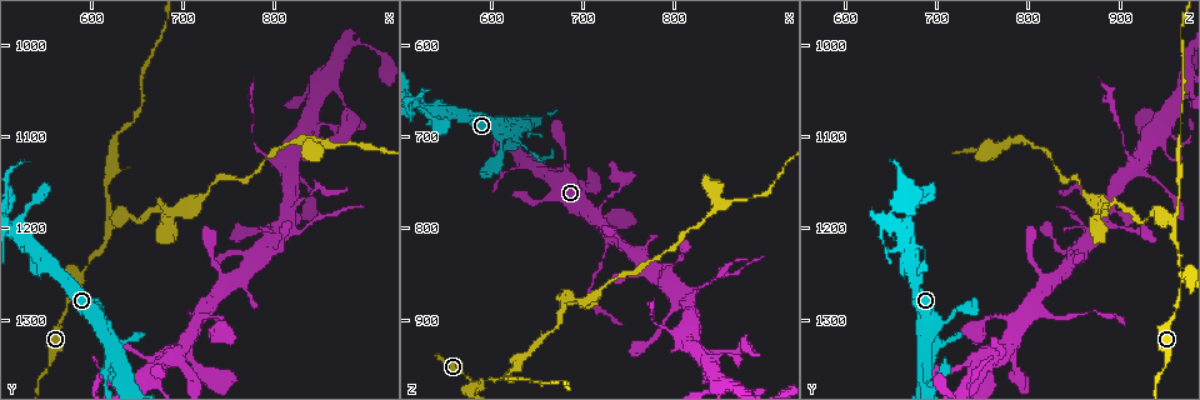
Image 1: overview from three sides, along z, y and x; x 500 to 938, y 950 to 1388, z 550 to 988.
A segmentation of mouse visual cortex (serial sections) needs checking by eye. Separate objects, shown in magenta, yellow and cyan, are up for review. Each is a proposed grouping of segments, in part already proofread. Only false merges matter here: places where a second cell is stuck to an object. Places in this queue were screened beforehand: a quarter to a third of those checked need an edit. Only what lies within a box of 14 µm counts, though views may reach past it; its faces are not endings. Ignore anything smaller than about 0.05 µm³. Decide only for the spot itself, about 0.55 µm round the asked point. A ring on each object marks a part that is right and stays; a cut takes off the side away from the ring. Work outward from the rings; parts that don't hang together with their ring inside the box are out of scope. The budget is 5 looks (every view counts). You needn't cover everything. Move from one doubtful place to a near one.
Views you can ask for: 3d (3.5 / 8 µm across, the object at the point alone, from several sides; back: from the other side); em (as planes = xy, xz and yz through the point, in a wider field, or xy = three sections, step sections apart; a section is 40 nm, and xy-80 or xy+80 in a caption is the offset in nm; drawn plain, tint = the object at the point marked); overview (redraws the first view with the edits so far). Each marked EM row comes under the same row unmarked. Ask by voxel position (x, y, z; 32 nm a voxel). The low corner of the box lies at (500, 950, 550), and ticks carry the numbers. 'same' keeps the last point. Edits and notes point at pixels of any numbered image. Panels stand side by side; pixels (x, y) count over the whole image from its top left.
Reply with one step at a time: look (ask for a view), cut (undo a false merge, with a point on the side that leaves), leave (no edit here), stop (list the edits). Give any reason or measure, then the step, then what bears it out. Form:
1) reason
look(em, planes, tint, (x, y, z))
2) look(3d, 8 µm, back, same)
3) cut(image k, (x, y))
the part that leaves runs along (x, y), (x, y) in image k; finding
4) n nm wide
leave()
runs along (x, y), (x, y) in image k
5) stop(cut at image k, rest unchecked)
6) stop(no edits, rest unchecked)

thick turns thin
look(3d, 3.5 µm, back, (620, 1205, 955))

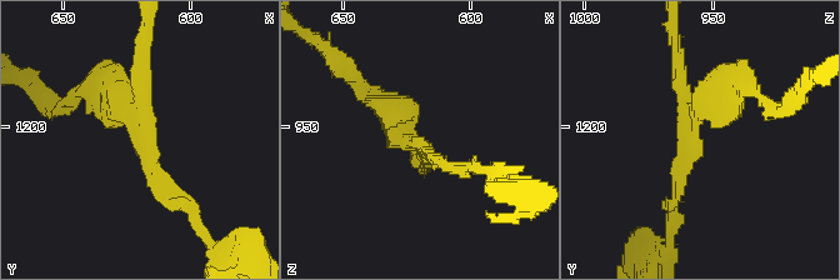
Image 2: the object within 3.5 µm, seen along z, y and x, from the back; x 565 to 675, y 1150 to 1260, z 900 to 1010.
shape alone is not enough
look(em, xy, step 1, tint, (619, 1205, 957))

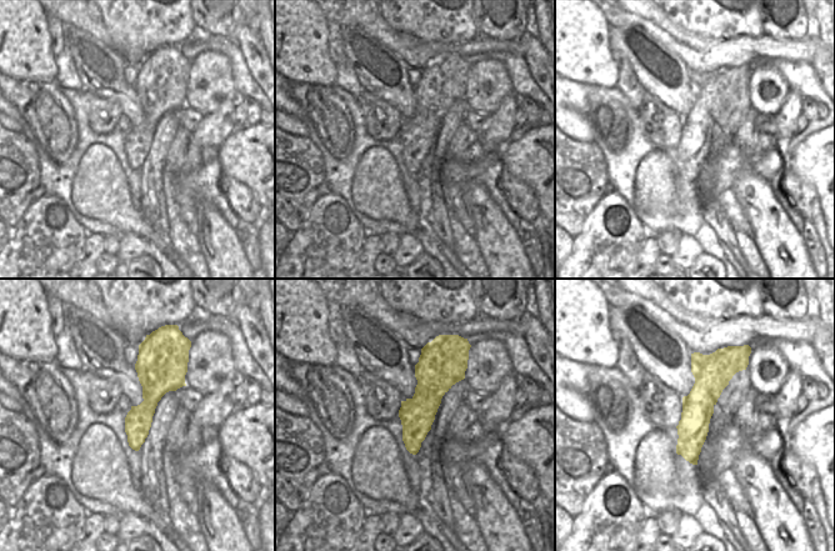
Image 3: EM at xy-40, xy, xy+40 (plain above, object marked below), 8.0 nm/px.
3 arms; arms of 150, 200, 400 nm
cut(image 2, (714, 84))
the part that leaves runs along (695, 130), (730, 84), (765, 103) in image 2; two cells meet here

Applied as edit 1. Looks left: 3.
look(overview)

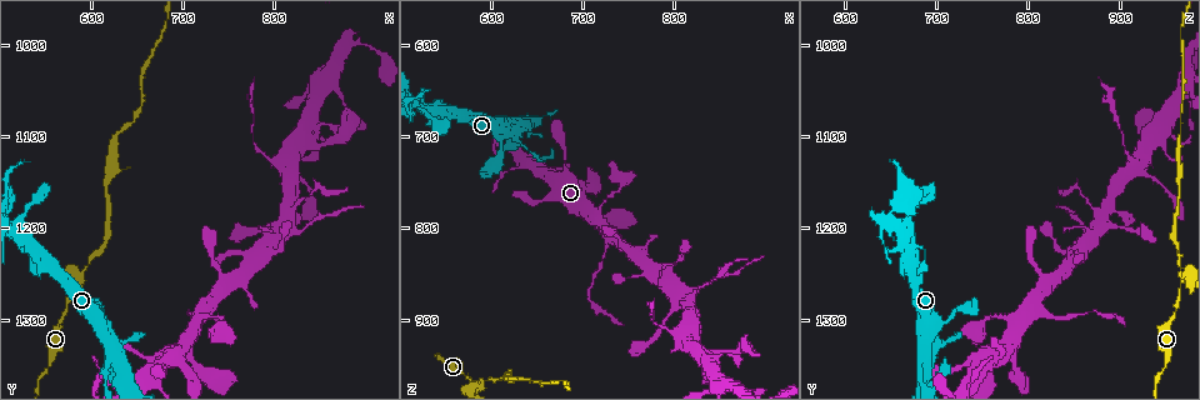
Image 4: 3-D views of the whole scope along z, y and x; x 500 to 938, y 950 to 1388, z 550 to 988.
small branch off a trunk
look(3d, 3.5 µm, (725, 1295, 810))

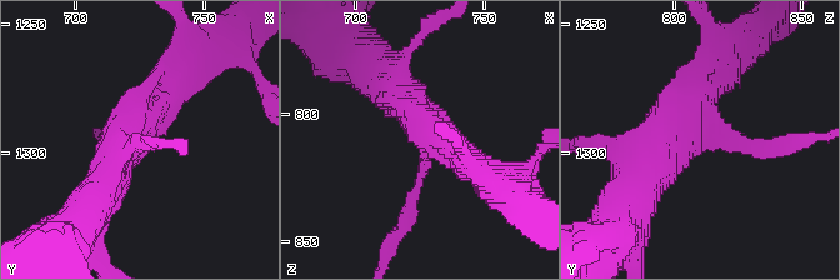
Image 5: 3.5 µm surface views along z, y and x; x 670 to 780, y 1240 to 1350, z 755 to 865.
3 arms; arms of 200, 400, 500 nm
look(em, xy, step 5, tint, (725, 1293, 806))

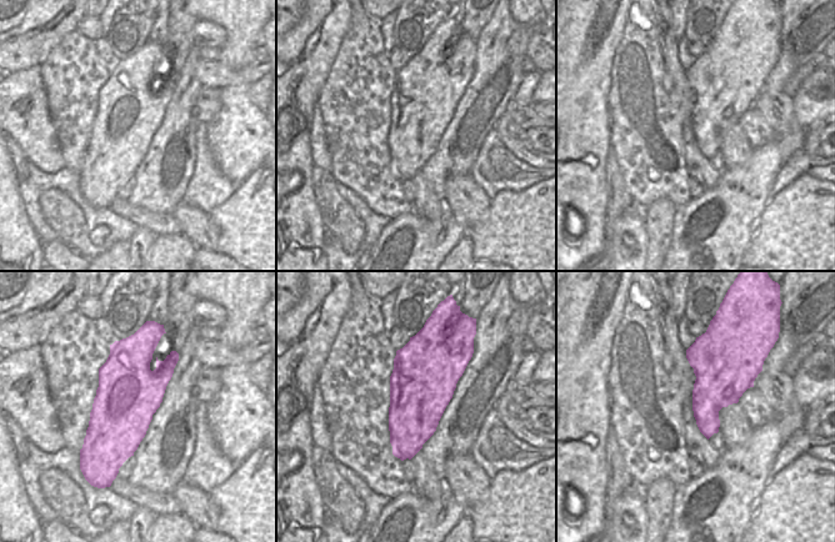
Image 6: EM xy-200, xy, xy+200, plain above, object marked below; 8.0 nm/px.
500 nm wide
leave()
runs along (390, 90), (425, 135), (410, 205) in image 5; all the same cell

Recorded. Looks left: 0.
stop(cut at image 2, rest unchecked)

